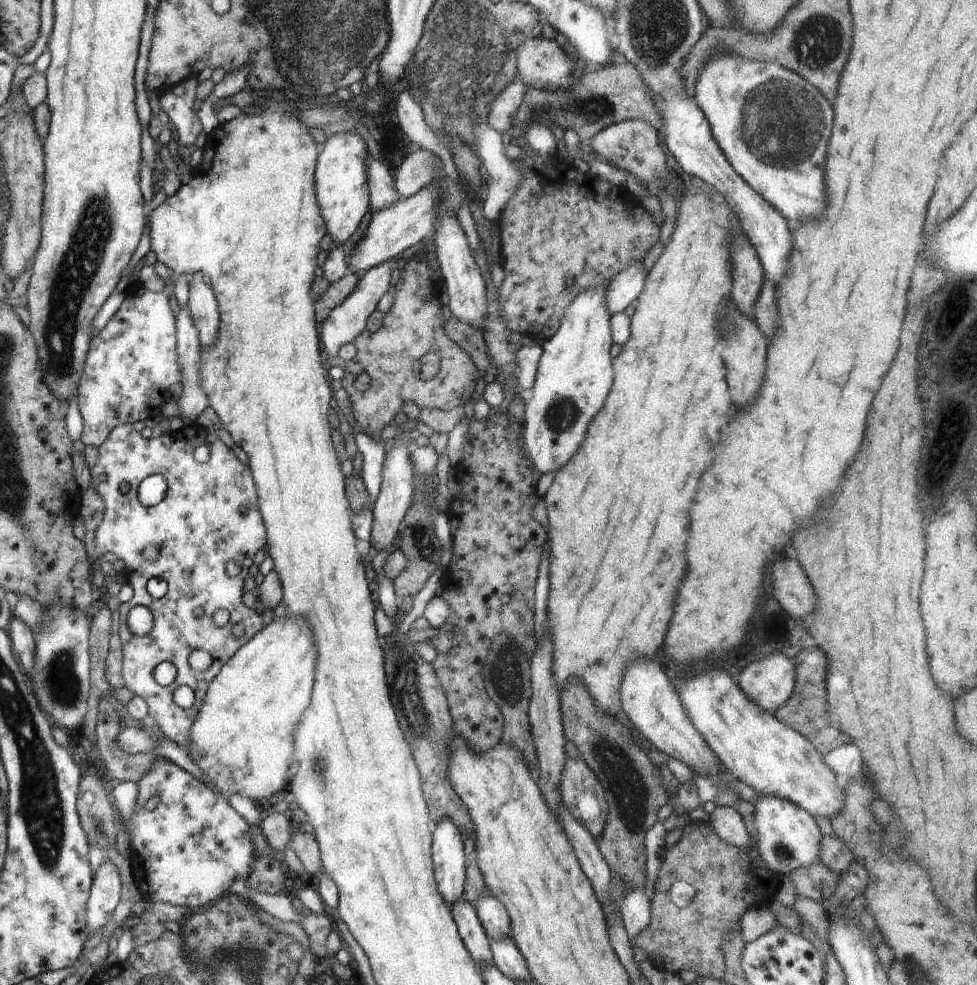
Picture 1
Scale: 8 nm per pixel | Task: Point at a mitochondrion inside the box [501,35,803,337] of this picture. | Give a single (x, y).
(590, 106)

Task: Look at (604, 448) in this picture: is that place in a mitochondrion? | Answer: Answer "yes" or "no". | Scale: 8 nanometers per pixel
no

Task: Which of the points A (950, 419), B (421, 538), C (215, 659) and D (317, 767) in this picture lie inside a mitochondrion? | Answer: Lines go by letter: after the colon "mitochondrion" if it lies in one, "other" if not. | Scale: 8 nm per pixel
A: other
B: mitochondrion
C: other
D: mitochondrion

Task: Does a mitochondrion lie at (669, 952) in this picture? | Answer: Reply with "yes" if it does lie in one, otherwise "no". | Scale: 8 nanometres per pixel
no

